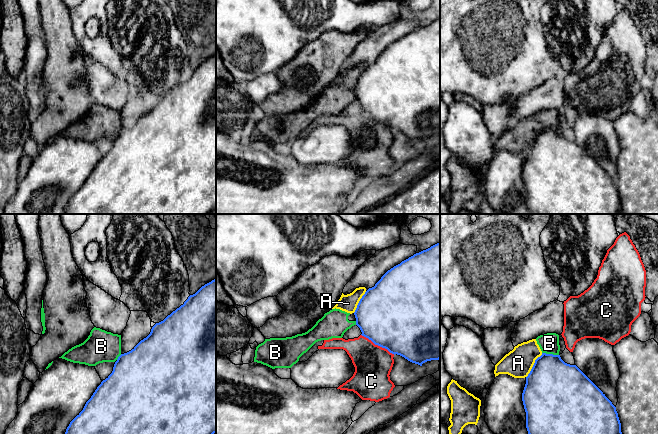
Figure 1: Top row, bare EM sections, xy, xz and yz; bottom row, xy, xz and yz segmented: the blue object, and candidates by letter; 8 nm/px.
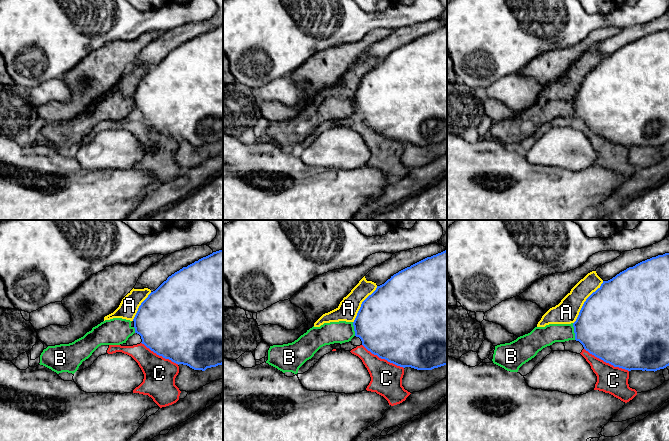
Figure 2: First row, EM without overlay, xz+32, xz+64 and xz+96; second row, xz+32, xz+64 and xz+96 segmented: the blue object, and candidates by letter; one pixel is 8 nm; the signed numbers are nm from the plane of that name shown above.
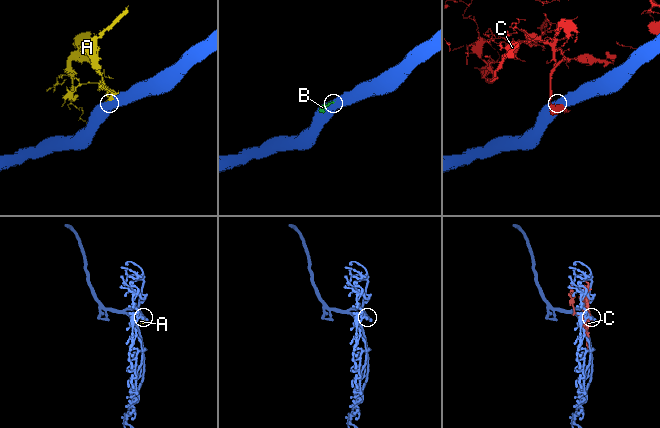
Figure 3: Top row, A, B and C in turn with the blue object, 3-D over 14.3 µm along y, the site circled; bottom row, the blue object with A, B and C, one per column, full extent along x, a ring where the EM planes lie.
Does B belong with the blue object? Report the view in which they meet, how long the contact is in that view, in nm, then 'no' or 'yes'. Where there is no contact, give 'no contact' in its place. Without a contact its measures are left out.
contact in yz; length 140 nm; no

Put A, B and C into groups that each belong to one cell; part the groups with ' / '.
A B / C

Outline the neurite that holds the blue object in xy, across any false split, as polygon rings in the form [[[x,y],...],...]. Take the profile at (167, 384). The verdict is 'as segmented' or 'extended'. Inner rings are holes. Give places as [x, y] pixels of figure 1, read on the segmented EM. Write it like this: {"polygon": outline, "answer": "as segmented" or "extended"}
{"polygon": [[[216,278],[202,286],[195,294],[168,315],[163,321],[156,323],[150,334],[141,340],[131,351],[121,354],[114,364],[112,373],[101,382],[91,398],[86,402],[83,410],[70,422],[65,434],[214,434],[216,433]]], "answer": "as segmented"}

